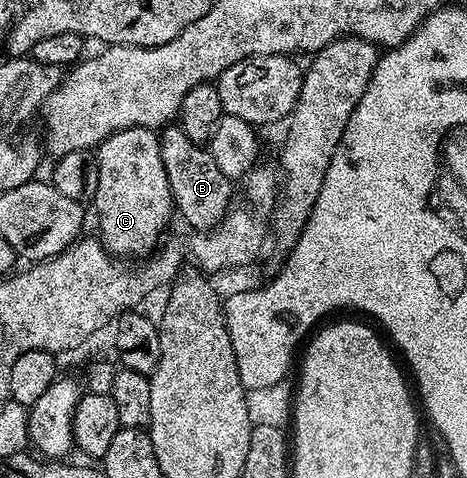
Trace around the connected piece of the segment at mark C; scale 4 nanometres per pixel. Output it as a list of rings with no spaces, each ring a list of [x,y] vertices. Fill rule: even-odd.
[[[132,127],[111,133],[111,137],[107,137],[95,148],[95,154],[99,169],[99,189],[95,189],[91,207],[97,210],[101,244],[110,255],[125,261],[137,261],[154,254],[162,242],[161,234],[168,229],[173,215],[175,219],[171,185],[167,185],[167,169],[163,169],[163,157],[159,153],[158,132],[151,127]]]

